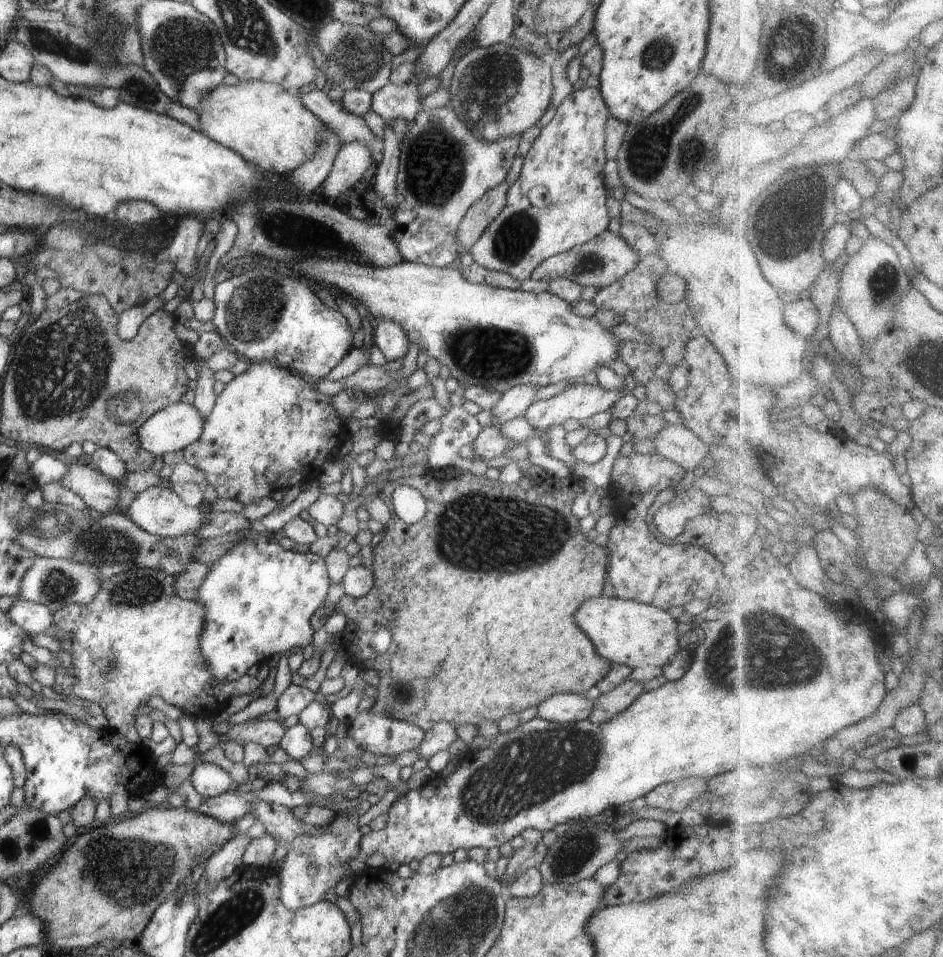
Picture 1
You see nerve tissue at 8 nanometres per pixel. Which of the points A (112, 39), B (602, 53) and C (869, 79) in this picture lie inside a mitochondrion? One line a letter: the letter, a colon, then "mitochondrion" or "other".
A: mitochondrion
B: other
C: other

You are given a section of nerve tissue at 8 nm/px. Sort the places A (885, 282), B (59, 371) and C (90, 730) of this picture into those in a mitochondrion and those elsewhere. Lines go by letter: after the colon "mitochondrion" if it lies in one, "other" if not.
A: mitochondrion
B: mitochondrion
C: other

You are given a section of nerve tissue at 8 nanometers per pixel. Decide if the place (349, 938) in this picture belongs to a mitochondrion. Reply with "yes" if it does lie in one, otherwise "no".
no

